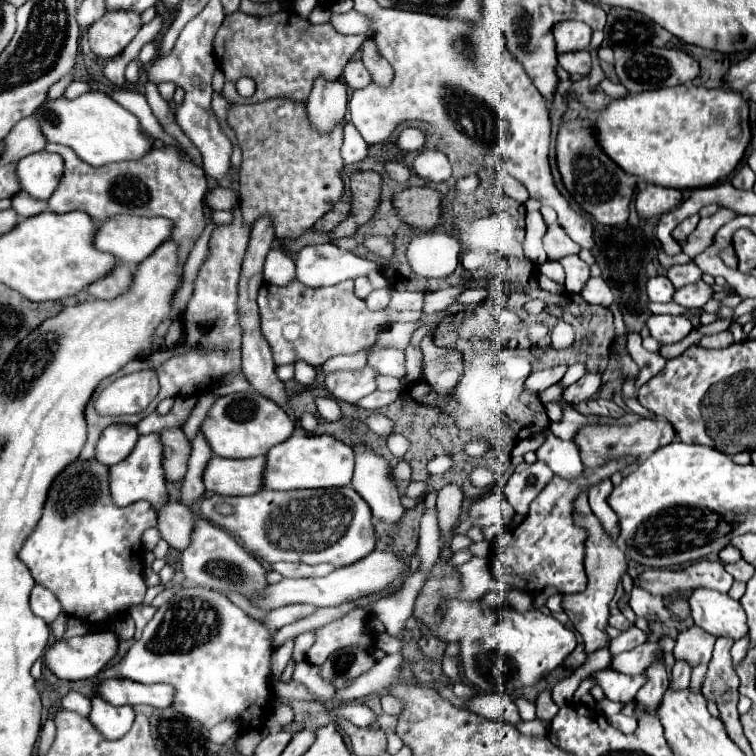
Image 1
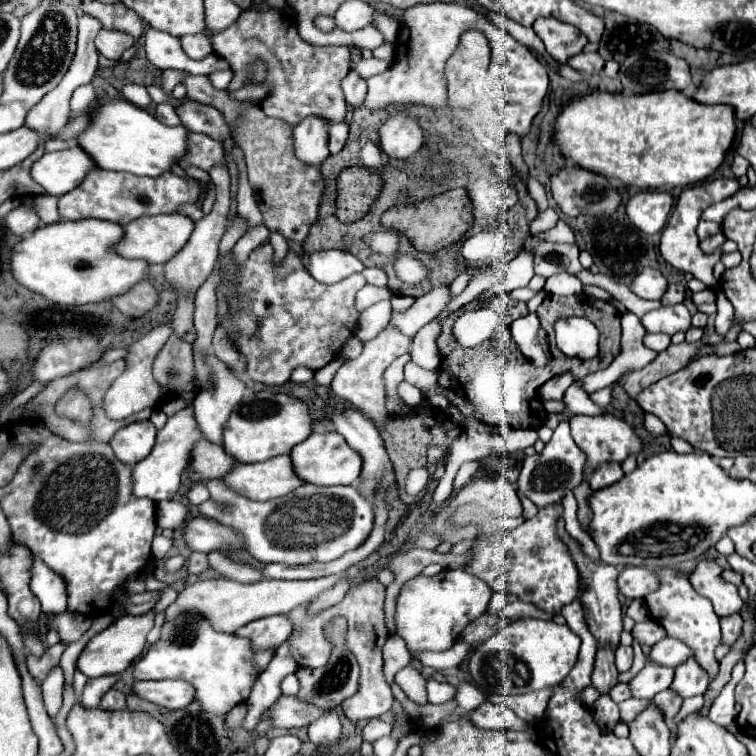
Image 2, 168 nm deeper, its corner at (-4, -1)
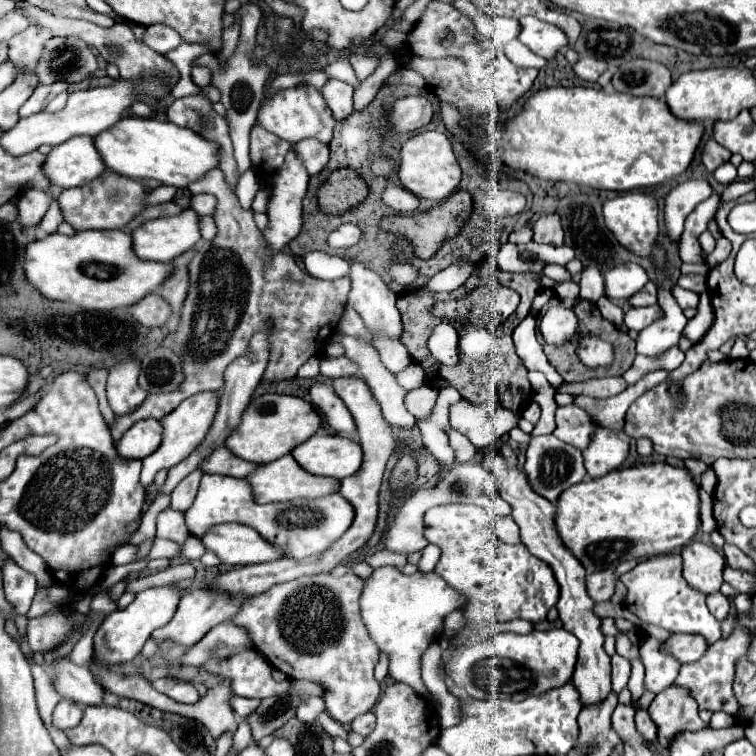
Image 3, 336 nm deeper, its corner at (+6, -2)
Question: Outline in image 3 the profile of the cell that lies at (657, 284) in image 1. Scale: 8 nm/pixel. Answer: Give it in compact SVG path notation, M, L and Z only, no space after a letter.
M622 263L604 271L604 293L608 299L630 299L648 283L648 273L638 263Z

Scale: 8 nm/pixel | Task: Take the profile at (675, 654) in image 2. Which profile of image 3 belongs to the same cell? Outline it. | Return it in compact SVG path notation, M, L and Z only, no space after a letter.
M678 633L664 643L664 651L672 653L680 663L692 663L704 657L708 643L698 633Z

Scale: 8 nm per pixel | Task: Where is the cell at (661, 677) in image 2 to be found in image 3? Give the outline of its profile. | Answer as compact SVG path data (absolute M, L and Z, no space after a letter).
M648 637L640 645L642 663L646 667L646 689L660 693L662 689L670 687L680 671L680 663L672 659L666 651L662 651L662 641L656 637Z

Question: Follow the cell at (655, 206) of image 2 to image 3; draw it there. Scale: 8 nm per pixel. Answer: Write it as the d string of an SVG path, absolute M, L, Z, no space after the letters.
M630 191L630 193L618 195L610 201L604 201L602 215L604 215L604 225L608 227L608 231L612 231L614 239L618 239L622 247L626 247L638 257L648 257L652 253L654 241L660 231L658 201L652 195L646 195L642 191Z

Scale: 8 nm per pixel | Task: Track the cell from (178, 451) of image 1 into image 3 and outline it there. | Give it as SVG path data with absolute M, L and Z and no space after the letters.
M218 447L200 465L200 469L204 473L218 473L218 475L230 475L230 477L248 477L256 467L258 467L258 463L248 463L248 461L232 455L232 451L228 451L226 447Z

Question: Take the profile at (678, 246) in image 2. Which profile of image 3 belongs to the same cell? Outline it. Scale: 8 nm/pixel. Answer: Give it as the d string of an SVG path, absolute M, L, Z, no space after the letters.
M706 179L680 183L666 197L666 227L674 241L680 241L682 223L694 207L712 195L712 187Z

